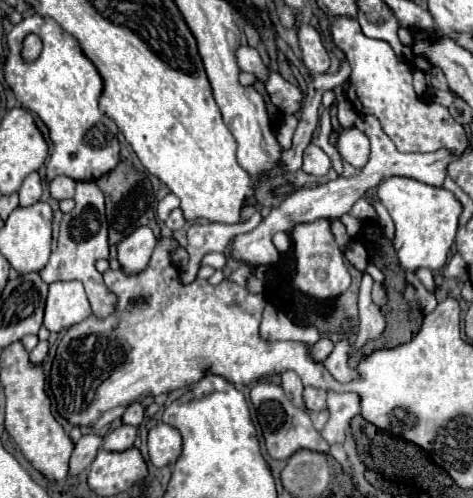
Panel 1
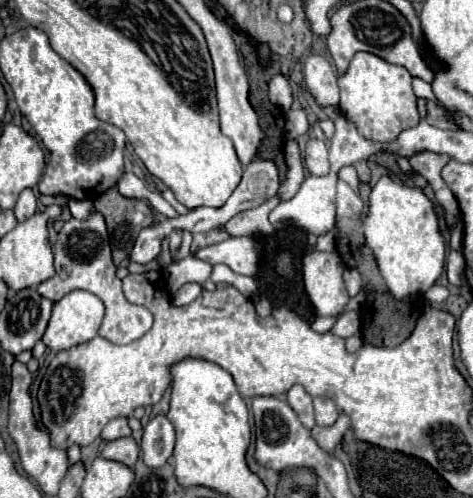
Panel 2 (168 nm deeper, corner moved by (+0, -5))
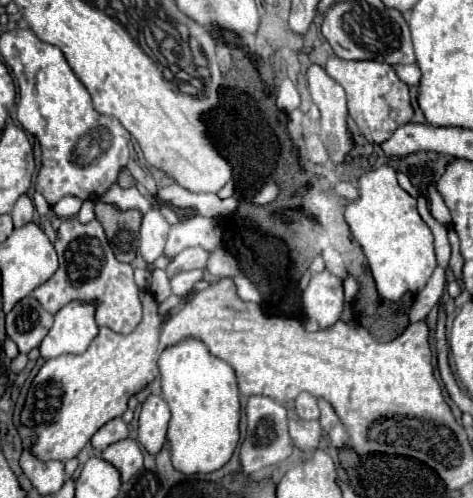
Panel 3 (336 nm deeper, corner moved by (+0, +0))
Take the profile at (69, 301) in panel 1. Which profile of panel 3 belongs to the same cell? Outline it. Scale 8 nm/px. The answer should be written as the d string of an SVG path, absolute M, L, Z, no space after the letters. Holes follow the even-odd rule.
M71 301L55 313L53 327L41 343L41 357L53 359L61 353L83 353L99 327L95 321L97 301Z

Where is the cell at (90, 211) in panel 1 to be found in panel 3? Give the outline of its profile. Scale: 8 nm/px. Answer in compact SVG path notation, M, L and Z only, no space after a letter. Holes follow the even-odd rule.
M73 217L73 219L65 219L65 221L61 223L59 231L57 231L55 251L57 251L57 255L59 255L59 269L55 271L55 275L53 275L49 281L45 281L43 285L39 285L39 287L35 289L35 293L31 293L31 295L35 295L35 297L37 297L37 301L39 301L39 303L49 311L49 313L57 313L63 305L67 305L67 303L69 303L69 301L73 301L73 299L97 299L97 301L99 301L99 307L97 307L97 325L99 325L99 327L109 327L111 331L121 333L121 335L129 335L129 333L133 333L133 331L135 331L135 327L137 327L137 325L141 323L141 319L143 319L141 301L139 301L139 287L137 287L137 285L135 285L135 281L133 281L133 269L131 269L131 265L127 265L127 263L119 263L119 261L115 259L115 255L113 255L113 251L111 251L111 247L109 247L109 241L107 241L107 237L105 237L105 231L103 231L101 223L99 223L97 219L93 219L93 221L89 221L89 223L79 223L75 217Z

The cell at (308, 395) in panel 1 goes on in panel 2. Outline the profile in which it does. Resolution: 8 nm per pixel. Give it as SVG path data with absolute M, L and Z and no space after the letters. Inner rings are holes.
M313 398L313 406L315 406L315 420L317 424L321 426L333 426L337 416L339 416L339 410L337 406L329 400L329 398Z

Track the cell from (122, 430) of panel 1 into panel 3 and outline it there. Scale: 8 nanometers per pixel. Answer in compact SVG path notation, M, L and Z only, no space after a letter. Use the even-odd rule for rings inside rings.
M129 437L109 445L101 455L121 471L123 481L129 481L129 477L133 477L143 467L143 453L139 449L139 443Z

